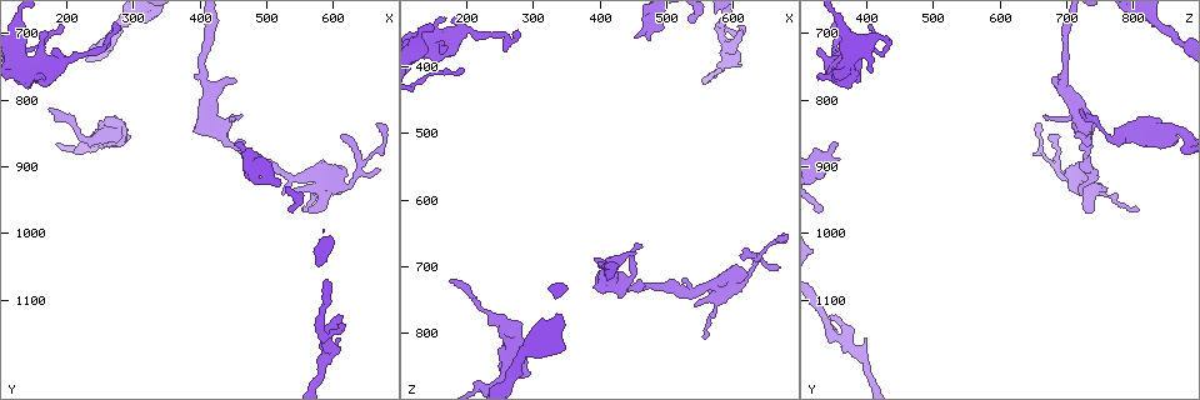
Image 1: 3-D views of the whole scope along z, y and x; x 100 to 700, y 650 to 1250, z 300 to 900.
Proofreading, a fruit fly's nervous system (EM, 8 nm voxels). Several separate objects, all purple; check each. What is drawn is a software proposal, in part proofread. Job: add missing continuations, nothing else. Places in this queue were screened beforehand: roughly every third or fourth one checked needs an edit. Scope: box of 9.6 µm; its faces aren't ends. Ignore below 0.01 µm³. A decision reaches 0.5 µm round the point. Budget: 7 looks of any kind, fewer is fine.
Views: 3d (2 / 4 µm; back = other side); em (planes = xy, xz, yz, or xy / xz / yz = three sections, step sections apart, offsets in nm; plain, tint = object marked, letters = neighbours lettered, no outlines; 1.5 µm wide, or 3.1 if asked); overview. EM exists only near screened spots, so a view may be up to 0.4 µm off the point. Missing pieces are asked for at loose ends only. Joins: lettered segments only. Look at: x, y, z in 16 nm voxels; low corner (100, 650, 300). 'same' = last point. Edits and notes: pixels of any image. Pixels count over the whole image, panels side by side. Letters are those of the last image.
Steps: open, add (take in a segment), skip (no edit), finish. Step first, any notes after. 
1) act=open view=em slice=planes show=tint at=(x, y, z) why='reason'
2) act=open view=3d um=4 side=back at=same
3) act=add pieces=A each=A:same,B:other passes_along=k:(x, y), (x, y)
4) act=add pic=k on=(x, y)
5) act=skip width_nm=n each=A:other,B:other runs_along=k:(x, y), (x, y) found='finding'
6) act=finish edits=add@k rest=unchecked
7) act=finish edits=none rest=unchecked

act=open view=3d um=2 side=back at=(615, 855, 685)

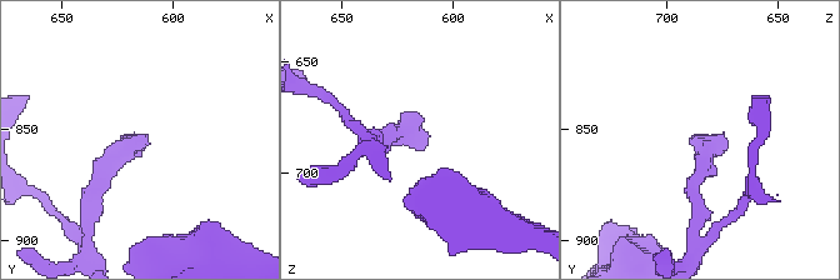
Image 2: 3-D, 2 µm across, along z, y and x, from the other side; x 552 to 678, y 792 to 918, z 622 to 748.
act=open view=em slice=xy step=8 show=letters at=(612, 855, 689)

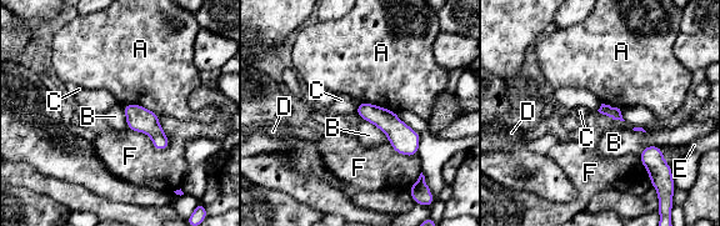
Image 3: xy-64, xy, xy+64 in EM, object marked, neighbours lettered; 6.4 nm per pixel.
act=open view=em slice=planes show=letters at=same

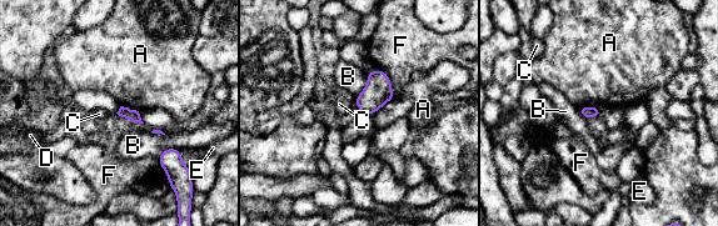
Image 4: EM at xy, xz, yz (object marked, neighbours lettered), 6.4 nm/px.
act=skip longest_contact=B:190nm each=A:other,B:other,C:other,D:other,E:other,F:other border=4:(120, 105), (138, 111) found='no lettered segment goes on from it'

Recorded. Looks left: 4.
act=open view=em um=3.1 slice=planes show=letters at=(555, 965, 810)

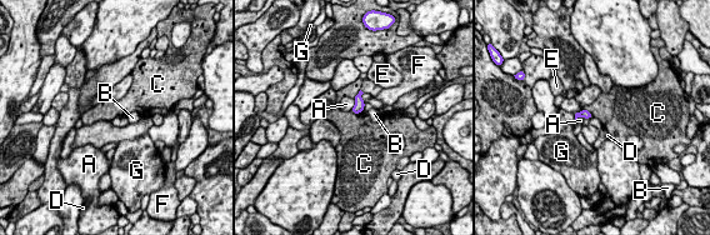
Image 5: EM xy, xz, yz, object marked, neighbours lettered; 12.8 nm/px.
act=skip width_nm=120 each=A:other,B:other,C:other,D:other,E:other,F:other,G:other border=5:(363, 110), (359, 113), (350, 111) found='none of them fits'

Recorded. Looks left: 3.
act=open view=3d um=2 side=back at=(280, 835, 835) why='branch stops here'

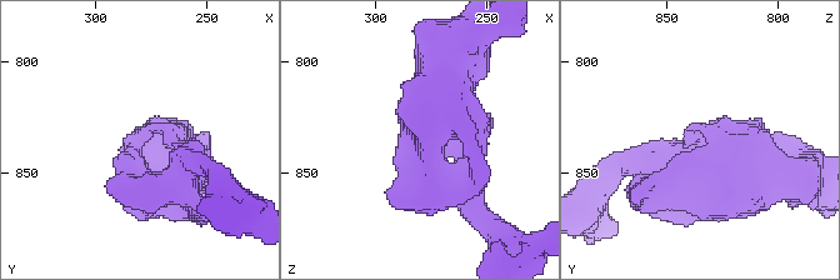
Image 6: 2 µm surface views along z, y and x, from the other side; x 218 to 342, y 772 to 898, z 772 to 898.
act=open view=em slice=planes show=plain at=(279, 832, 836) arm_widths_nm=220,300

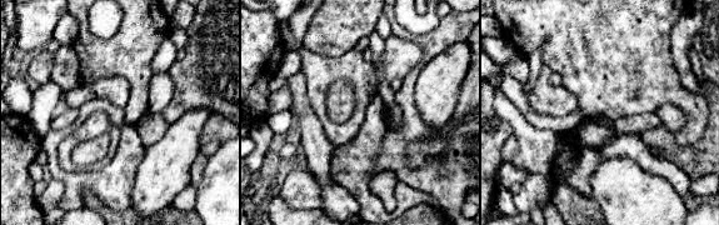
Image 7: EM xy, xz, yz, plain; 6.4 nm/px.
act=open view=em slice=planes show=letters at=same why='see the neighbours'

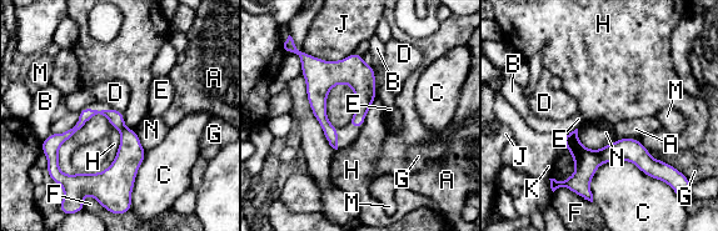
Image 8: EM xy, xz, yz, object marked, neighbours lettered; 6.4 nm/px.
act=skip each=A:other,B:other,C:other,D:other,E:other,F:other,G:other,H:other,J:other,K:other,M:other,N:other found='none of them fits'

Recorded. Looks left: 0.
act=finish edits=none rest=unchecked

